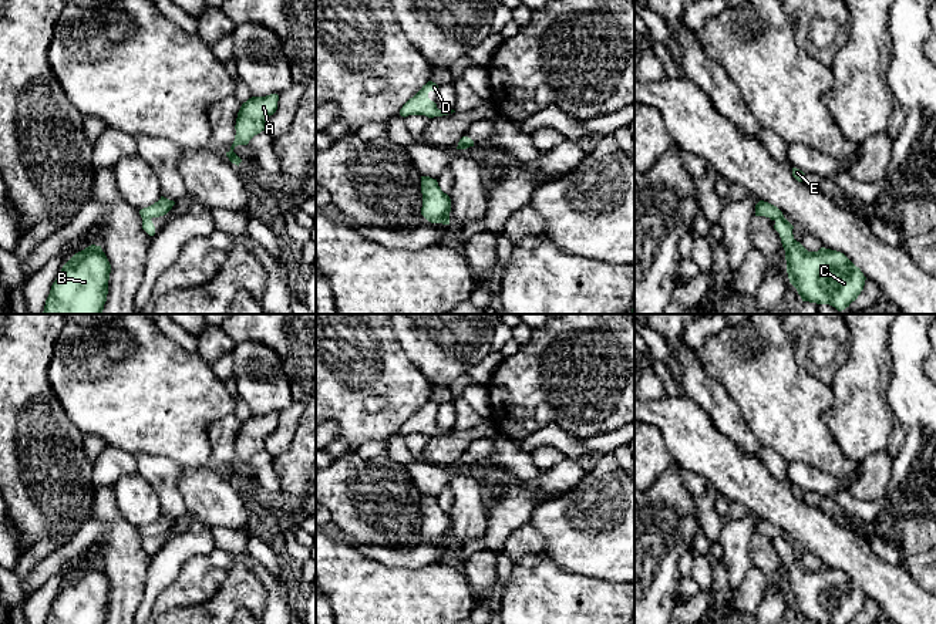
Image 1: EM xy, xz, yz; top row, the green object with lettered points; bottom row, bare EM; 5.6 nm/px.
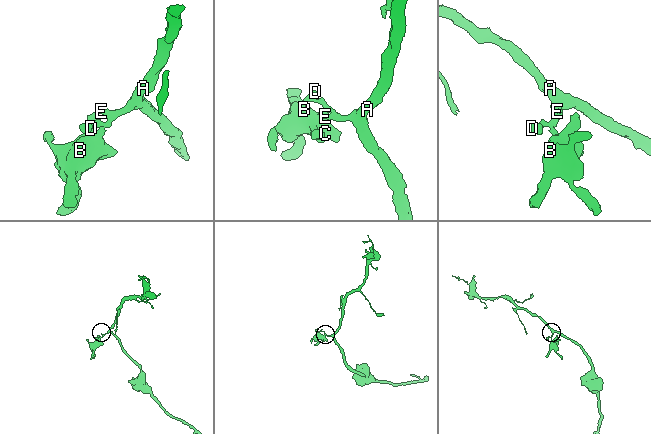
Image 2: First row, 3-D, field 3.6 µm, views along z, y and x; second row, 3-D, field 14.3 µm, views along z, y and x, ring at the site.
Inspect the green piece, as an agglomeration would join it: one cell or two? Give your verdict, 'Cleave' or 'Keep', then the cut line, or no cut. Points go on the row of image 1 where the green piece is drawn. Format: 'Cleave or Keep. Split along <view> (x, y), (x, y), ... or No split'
Cleave. Split along xy (142, 218), (150, 219)

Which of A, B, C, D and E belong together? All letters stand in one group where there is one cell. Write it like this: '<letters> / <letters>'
A D E / B C

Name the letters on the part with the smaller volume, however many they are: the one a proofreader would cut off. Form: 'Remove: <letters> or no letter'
Remove: B, C

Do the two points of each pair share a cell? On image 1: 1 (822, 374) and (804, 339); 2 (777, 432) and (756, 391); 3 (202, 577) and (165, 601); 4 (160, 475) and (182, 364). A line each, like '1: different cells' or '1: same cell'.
1: same cell
2: same cell
3: same cell
4: different cells

